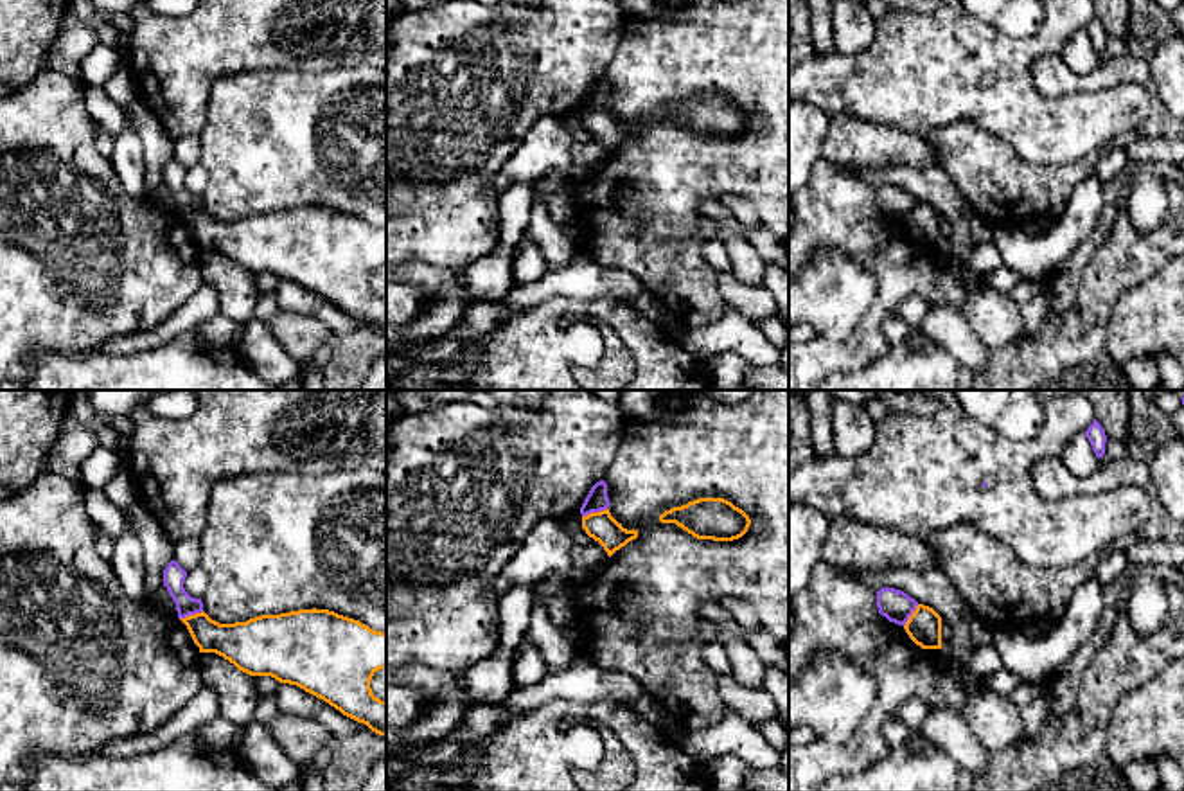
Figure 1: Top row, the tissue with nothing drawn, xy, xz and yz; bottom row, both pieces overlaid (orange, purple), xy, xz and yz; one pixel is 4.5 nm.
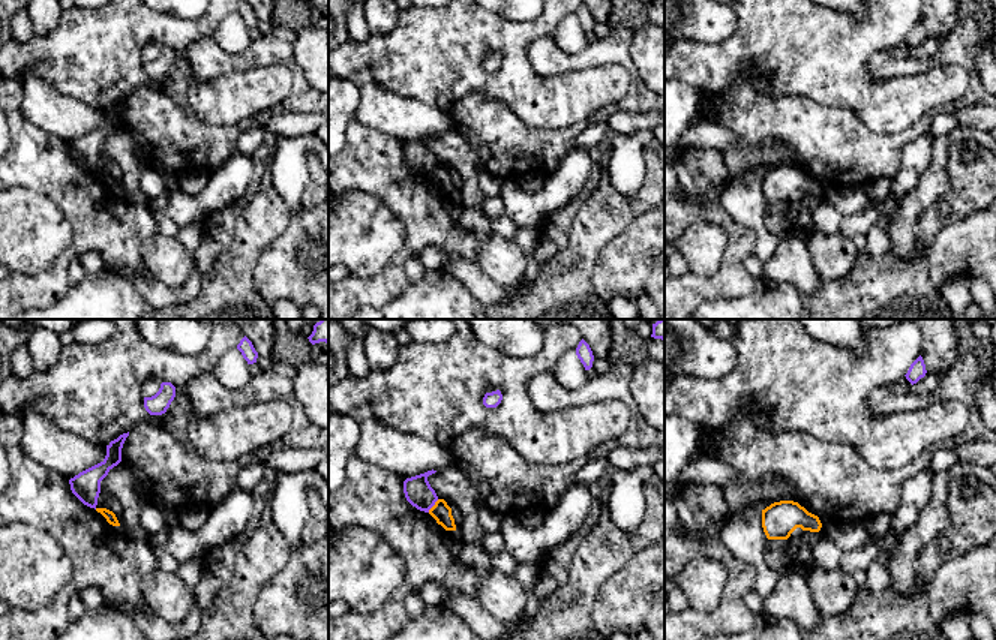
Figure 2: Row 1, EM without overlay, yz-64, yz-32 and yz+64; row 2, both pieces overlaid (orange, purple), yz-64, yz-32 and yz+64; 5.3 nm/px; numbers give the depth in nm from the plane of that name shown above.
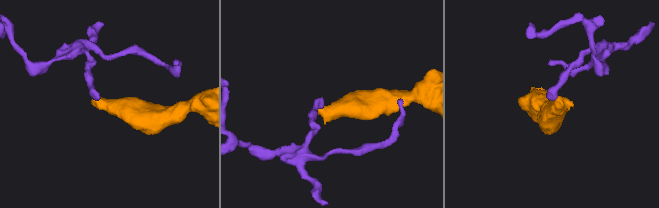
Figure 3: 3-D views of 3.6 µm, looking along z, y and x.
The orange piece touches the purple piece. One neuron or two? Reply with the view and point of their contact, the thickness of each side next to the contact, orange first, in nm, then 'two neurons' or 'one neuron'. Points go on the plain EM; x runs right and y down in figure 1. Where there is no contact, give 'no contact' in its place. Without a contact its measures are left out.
contact xz (593, 110); calibres 140 and 100 nm; two neurons

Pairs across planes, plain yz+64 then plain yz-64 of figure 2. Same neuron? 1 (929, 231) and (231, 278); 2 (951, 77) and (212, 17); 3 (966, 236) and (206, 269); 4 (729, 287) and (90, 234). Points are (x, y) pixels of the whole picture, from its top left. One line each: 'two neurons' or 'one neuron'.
1: one neuron
2: one neuron
3: one neuron
4: one neuron

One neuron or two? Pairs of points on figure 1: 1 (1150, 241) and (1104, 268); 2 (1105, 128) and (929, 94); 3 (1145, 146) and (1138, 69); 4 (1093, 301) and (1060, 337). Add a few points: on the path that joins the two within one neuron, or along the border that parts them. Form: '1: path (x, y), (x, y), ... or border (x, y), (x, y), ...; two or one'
1: path (1139, 252), (1114, 268); one
2: path (1062, 128), (1037, 128), (1012, 106), (972, 101); one
3: border (1134, 135), (1165, 139); two
4: path (1087, 310), (1069, 328); one

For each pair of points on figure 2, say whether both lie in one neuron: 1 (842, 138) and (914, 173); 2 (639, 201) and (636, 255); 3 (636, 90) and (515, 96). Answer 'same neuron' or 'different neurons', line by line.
1: different neurons
2: different neurons
3: different neurons

